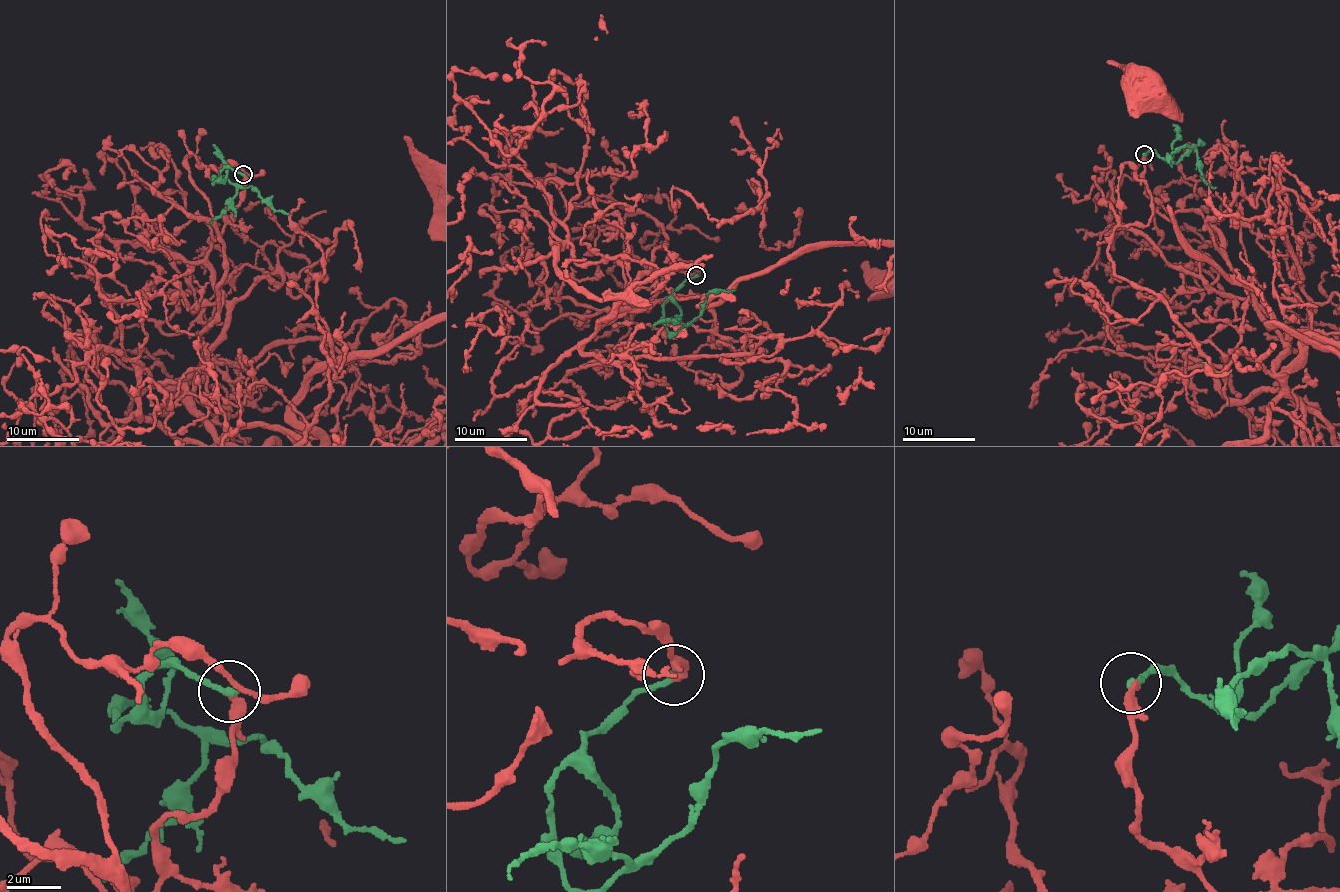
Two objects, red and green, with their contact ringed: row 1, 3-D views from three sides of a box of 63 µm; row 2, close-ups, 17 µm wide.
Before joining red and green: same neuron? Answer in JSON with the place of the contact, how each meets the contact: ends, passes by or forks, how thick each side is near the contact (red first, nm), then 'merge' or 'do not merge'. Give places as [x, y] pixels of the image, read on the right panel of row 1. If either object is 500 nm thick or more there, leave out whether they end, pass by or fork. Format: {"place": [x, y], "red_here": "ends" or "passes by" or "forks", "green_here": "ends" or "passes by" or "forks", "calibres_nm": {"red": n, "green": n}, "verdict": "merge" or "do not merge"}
{"place": [1144, 154], "red_here": "ends", "green_here": "ends", "calibres_nm": {"red": 280, "green": 240}, "verdict": "merge"}

